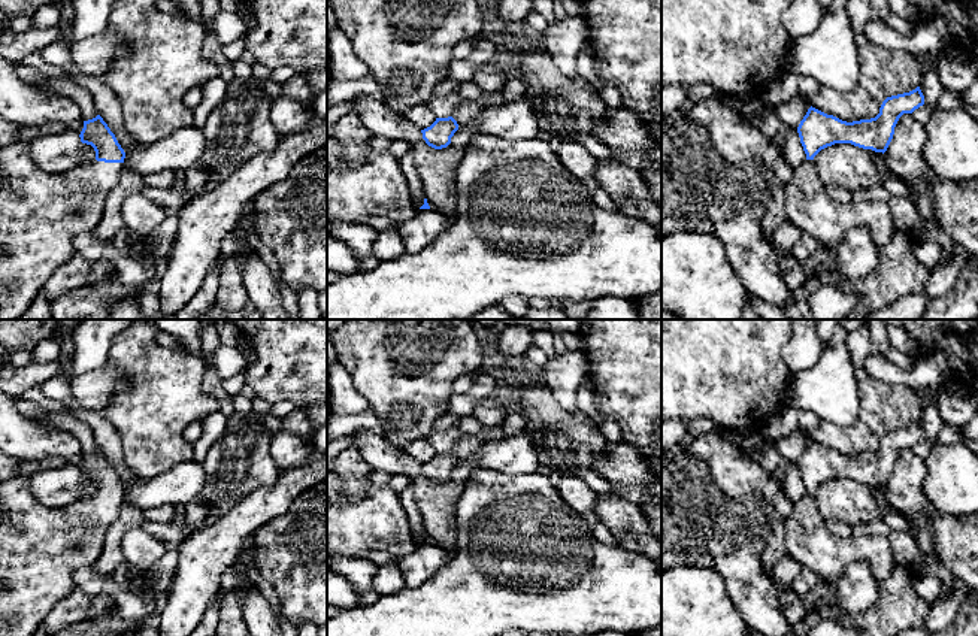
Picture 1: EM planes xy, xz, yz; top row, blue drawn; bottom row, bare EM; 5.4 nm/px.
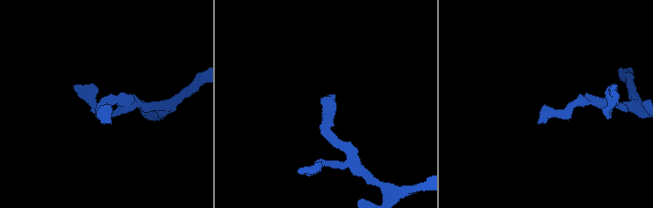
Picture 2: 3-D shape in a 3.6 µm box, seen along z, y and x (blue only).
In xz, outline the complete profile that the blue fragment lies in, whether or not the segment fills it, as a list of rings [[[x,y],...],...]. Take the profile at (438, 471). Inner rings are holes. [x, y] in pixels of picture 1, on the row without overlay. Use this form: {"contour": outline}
{"contour": [[[452,451],[436,452],[436,455],[421,464],[426,478],[435,484],[446,482],[451,478],[451,472],[458,464],[458,458]]]}

